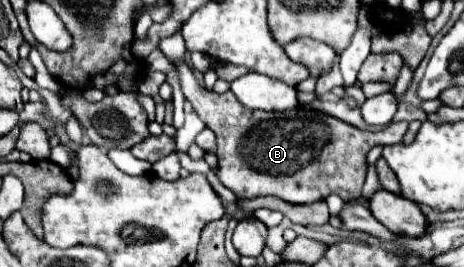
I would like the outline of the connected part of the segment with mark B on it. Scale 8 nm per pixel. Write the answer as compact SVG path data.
M188 62L176 64L182 80L182 92L186 100L194 106L194 112L200 120L216 134L218 140L218 178L230 188L238 198L256 198L256 196L278 196L292 204L312 204L330 194L338 194L344 202L352 202L360 198L360 190L366 178L366 154L372 146L398 144L408 130L408 122L392 122L384 130L378 132L362 132L346 122L340 122L332 116L326 116L316 110L306 110L298 106L294 110L284 112L266 112L266 110L248 110L240 104L240 100L228 90L224 94L208 92L200 86L198 78L192 70L188 70Z

